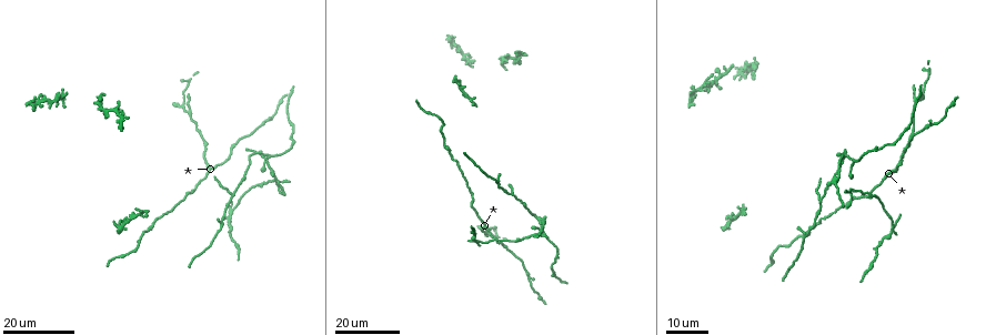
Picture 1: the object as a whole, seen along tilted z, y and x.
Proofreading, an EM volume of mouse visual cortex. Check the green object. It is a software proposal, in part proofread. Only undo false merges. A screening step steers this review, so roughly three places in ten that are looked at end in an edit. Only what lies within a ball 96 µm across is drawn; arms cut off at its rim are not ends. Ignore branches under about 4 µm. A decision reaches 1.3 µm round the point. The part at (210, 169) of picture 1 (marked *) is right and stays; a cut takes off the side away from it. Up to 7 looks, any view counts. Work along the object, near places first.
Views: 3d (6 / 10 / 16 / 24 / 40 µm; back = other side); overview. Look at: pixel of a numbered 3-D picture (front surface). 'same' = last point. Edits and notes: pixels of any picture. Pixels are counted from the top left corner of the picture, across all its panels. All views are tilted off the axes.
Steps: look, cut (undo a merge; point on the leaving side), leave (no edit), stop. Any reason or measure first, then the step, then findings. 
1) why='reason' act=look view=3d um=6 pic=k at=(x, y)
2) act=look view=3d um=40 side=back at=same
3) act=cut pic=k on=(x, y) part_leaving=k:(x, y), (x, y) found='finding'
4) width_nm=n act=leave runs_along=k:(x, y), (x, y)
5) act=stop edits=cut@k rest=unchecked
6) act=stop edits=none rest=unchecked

why='three-way junction' act=look view=3d um=16 pic=1 at=(189, 112)

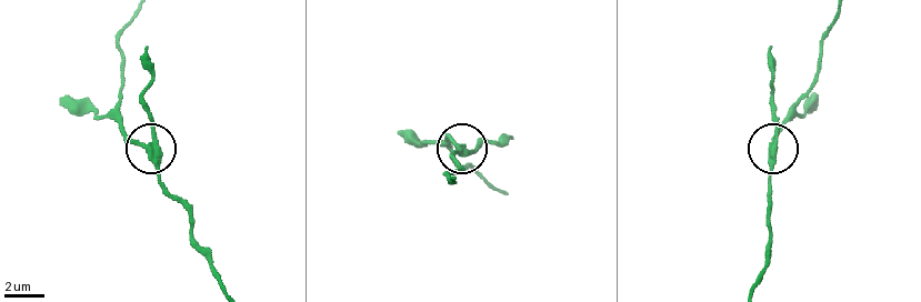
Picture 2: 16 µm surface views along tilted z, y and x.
act=look view=3d um=10 pic=2 at=(771, 149)

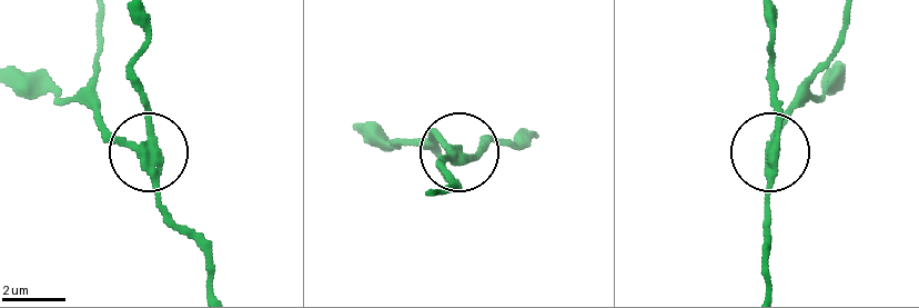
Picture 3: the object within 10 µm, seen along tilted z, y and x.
width_nm=260 act=cut pic=3 on=(147, 101) part_leaving=3:(158, 145), (135, 68), (147, 20) found='two neurons meet here'

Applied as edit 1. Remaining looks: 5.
why='three-way junction' act=look view=3d um=16 pic=1 at=(270, 156)

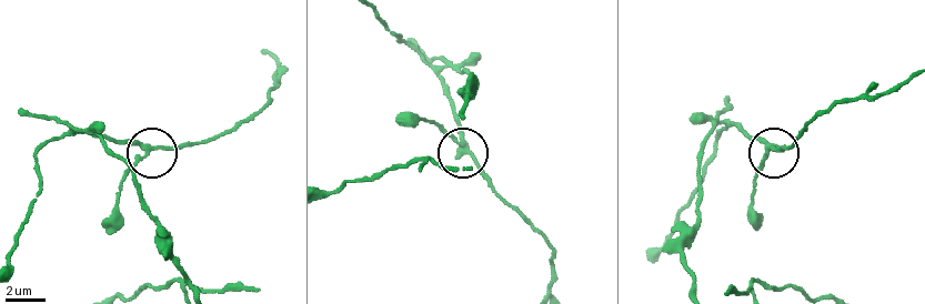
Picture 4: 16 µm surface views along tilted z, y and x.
act=look view=3d um=6 pic=4 at=(767, 144)

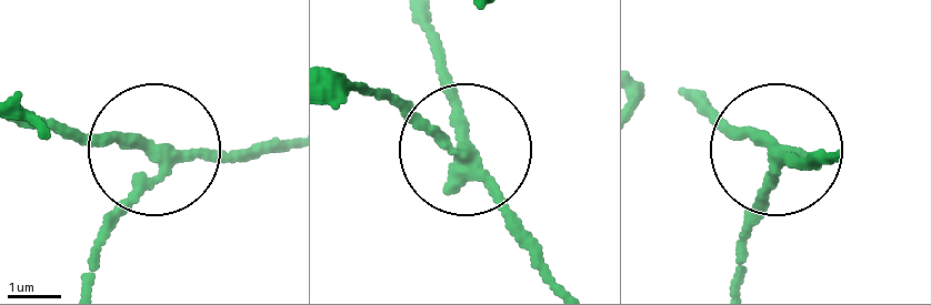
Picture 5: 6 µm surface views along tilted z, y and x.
arms=3 act=leave runs_along=5:(824, 153), (780, 153), (734, 266) found='all the same neuron'

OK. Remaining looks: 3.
why='branch point' act=look view=3d um=24 pic=1 at=(818, 201)

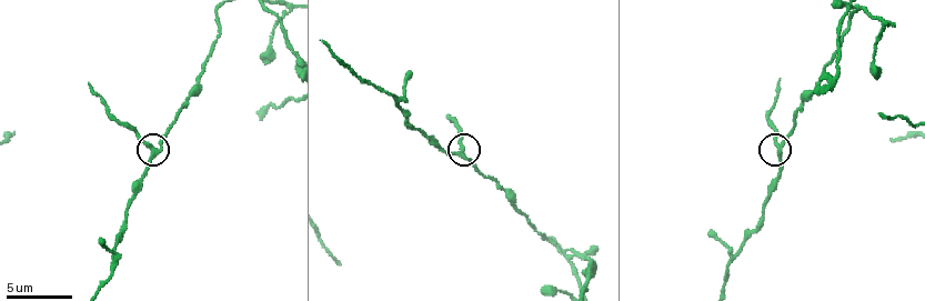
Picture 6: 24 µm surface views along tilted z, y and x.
why='closer look' act=look view=3d um=10 pic=6 at=(154, 150)

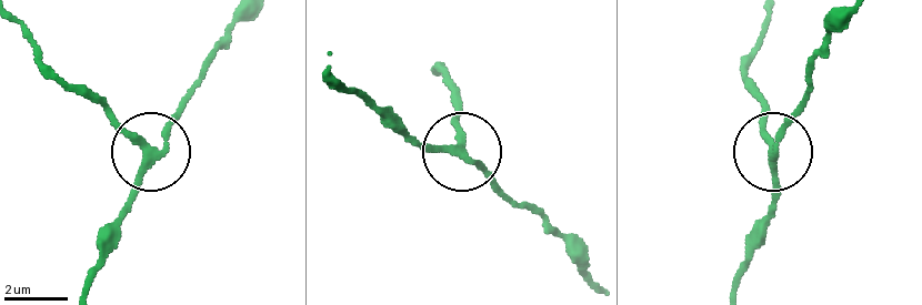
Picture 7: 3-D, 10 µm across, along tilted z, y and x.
width_nm=200 act=leave found='all the same neuron'

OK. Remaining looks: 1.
act=stop edits=cut@3 rest=unchecked

